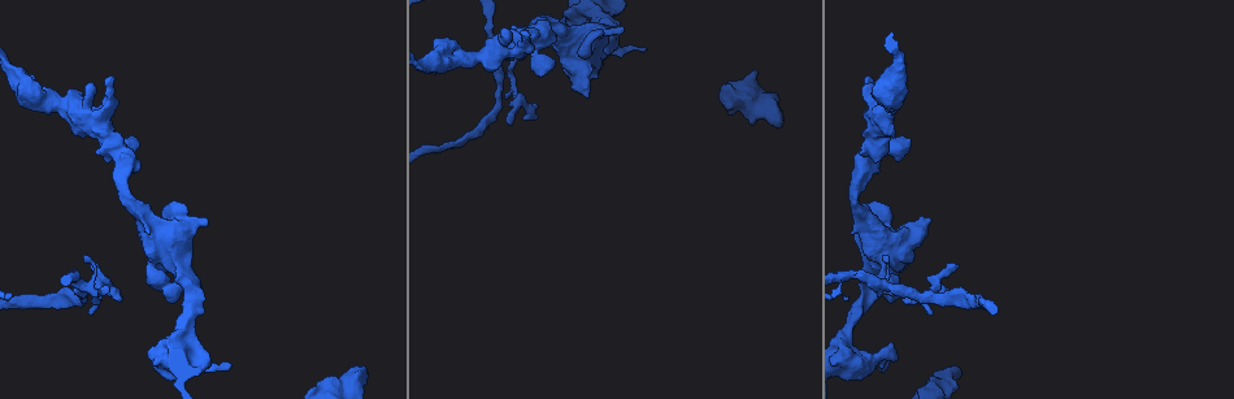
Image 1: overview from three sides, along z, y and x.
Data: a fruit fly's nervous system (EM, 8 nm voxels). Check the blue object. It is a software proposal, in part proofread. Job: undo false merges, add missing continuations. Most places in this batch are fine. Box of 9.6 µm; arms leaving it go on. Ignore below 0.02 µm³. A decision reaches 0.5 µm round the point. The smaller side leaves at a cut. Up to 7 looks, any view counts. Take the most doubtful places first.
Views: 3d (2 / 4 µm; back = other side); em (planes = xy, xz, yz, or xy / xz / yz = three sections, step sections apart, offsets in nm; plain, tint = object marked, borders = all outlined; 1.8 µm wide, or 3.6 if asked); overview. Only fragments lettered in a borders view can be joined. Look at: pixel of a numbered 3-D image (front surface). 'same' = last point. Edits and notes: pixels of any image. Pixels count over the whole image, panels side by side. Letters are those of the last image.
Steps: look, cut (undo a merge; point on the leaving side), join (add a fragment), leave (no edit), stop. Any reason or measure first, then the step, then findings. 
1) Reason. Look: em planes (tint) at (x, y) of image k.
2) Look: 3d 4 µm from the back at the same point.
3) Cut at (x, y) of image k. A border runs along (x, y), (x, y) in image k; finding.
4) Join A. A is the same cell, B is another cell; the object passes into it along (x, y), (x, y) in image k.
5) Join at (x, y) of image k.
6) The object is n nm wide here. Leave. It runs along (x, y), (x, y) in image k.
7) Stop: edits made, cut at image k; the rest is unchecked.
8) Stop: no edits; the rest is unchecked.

Four-way junction. Look: em planes (tint) at (880, 134) of image 1.

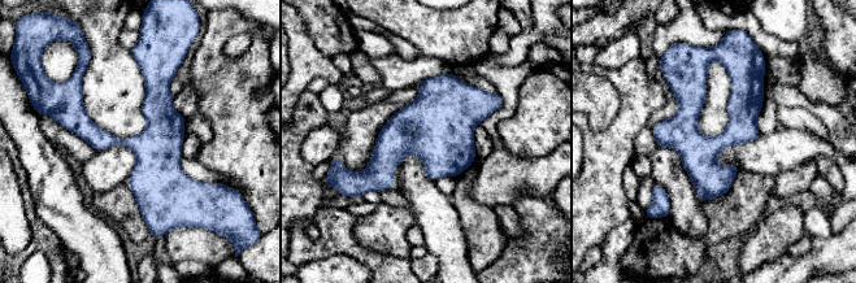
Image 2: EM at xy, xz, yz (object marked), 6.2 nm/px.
What lies round it. Look: em planes (borders) at the same point.

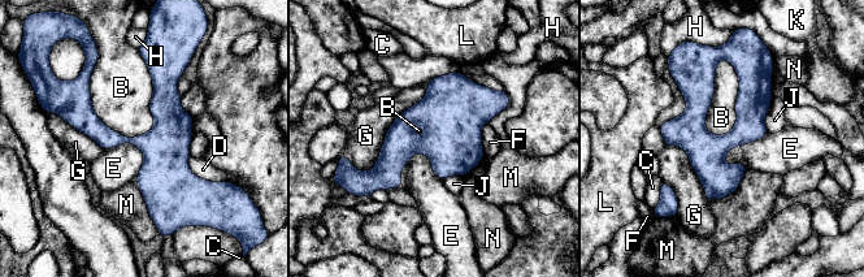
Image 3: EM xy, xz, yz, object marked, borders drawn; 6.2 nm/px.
Leave. B, C, D, E, F, G, H, J, K, L, M and N are other cells; it runs along (150, 61), (165, 92), (157, 216) in image 3; all the same neuron.

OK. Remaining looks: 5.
Closes a loop. Look: 3d 2 µm at (183, 275) of image 1.

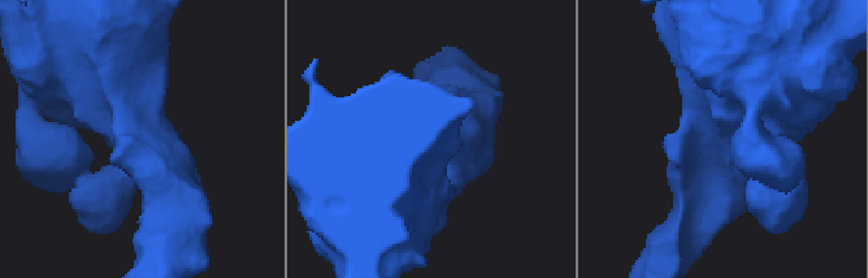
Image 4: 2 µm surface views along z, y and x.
Need the tissue. Look: em planes (plain) at (144, 144) of image 4.

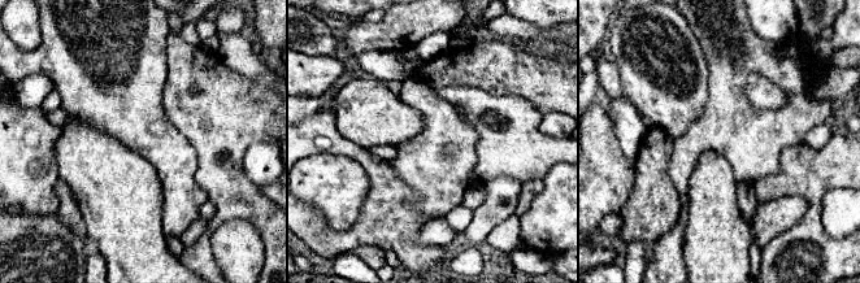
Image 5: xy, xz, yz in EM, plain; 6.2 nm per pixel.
Look: em planes (borders) at the same point.

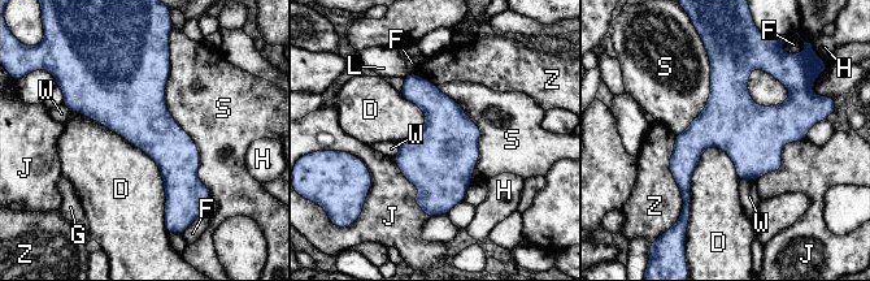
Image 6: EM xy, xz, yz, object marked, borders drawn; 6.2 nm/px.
The object is 360 nm wide here; the longest contact is with S, 950 nm. Leave. D, F, G, H, J, L, S, W and Z are other cells; one neuron here.

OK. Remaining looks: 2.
Stops while still wide. Look: em 3.6 µm planes (borders) at (962, 373) of image 1.

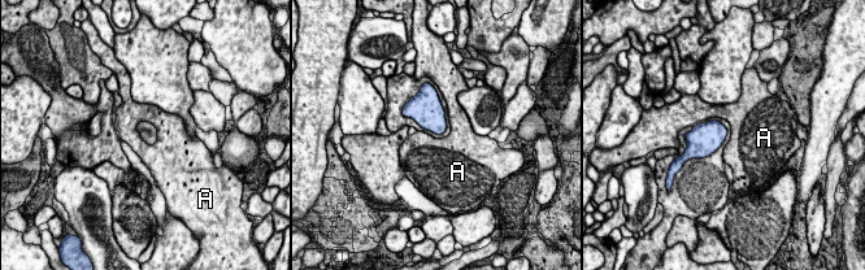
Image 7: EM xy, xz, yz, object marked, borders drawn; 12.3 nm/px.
Leave. A is another cell; a border runs along (700, 122), (692, 127) in image 7; none of them fits.

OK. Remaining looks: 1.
Stop: no edits; the rest is unchecked.

